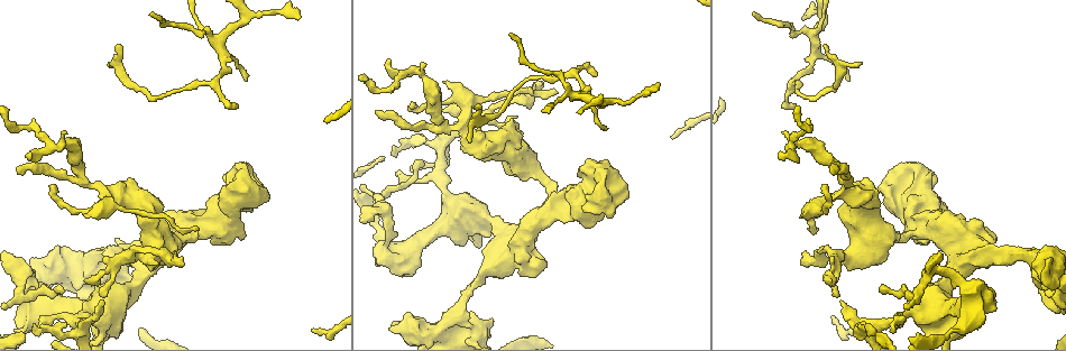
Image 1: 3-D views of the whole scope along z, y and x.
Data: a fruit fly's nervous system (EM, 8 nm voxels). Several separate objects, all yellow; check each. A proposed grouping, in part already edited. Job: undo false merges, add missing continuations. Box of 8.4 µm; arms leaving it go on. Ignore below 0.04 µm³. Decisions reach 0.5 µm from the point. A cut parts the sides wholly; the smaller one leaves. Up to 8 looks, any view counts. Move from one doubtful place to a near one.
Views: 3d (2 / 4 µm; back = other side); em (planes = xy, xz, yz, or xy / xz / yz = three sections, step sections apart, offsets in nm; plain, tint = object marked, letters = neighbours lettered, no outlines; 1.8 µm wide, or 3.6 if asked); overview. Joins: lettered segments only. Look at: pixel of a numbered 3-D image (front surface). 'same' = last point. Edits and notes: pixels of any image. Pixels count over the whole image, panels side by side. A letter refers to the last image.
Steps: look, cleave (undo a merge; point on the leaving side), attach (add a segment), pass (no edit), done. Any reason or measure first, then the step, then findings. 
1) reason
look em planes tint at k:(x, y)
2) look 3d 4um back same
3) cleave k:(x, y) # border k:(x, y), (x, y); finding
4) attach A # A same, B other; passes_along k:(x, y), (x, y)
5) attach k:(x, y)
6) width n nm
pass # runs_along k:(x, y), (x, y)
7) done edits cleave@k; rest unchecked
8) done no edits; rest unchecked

sharp bend
look 3d 4um at 1:(574, 77)

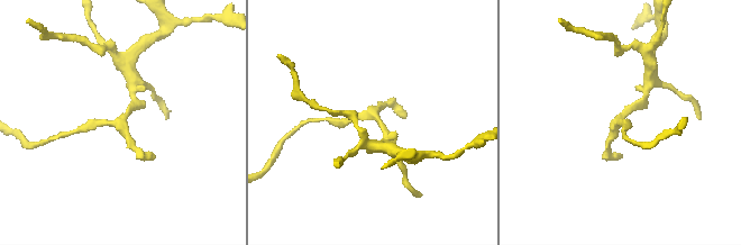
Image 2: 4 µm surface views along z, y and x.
look em xy step 8 tint at 2:(621, 120)

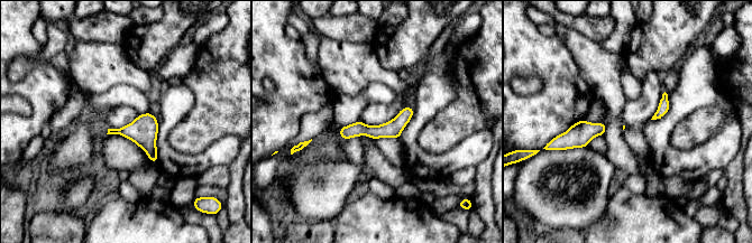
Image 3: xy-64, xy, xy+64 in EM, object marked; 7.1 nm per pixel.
look em planes letters same

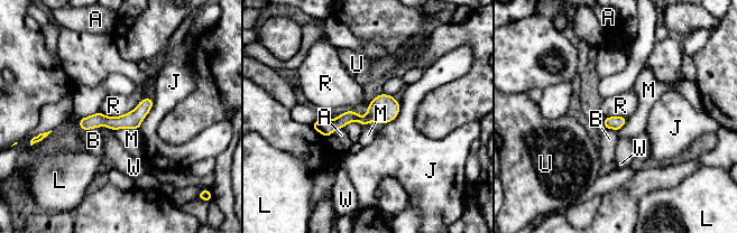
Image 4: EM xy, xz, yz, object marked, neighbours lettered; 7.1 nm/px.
longest_contact R 340 nm
pass # A other, B other, J other, L other, M other, R other, U other, W other; border 4:(143, 99), (118, 115), (99, 111); continuous, no second neuron

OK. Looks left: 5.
sharp bend
look 3d 4um at 1:(247, 12)

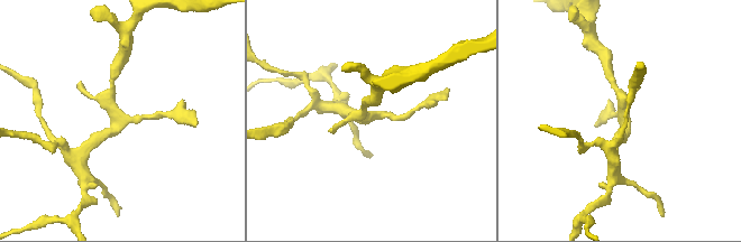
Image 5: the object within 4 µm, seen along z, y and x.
now the EM
look em xz step 16 tint at 5:(621, 115)

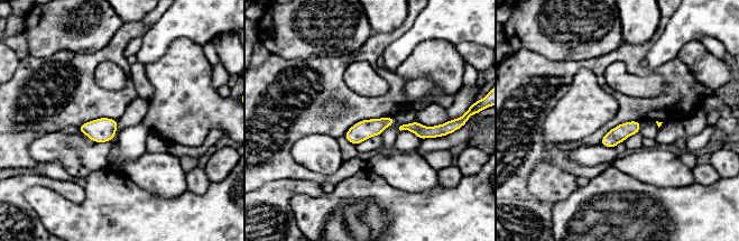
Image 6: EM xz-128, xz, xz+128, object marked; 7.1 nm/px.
another direction
look em planes letters same

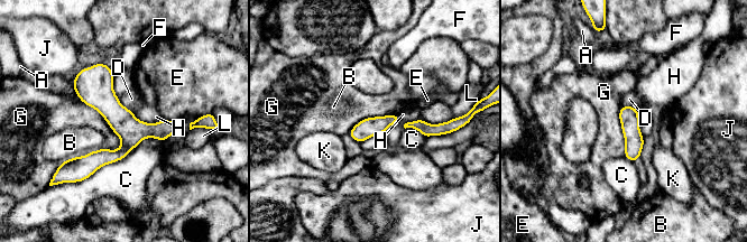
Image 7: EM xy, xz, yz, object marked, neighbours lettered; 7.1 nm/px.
pass # A other, B other, C other, D other, E other, F other, G other, H other, J other, K other, L other; runs_along 7:(173, 124), (72, 165); one neuron here

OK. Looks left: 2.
narrows sharply
look em planes letters at 1:(923, 230)

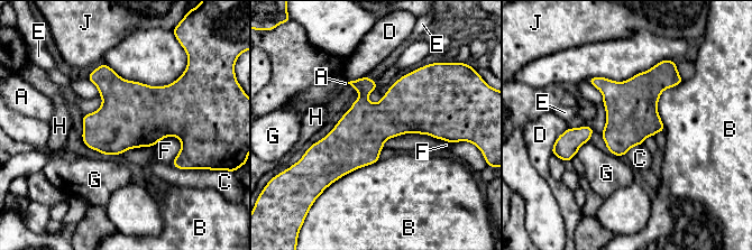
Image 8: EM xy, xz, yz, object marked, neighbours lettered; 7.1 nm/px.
pass # A other, B other, C other, D other, E other, F other, G other, H other, J other; border 8:(153, 146), (129, 148), (119, 155); one neuron here

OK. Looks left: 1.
an open end
look em xz step 16 letters at 1:(103, 302)

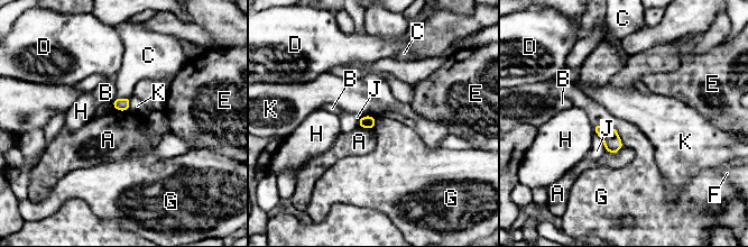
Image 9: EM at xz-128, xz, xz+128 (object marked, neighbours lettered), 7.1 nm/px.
pass # A other, B other, C other, D other, E other, F other, G other, H other, J other, K other; border 9:(594, 125), (612, 126), (624, 145); none of them fits

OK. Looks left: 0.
done no edits; rest unchecked

